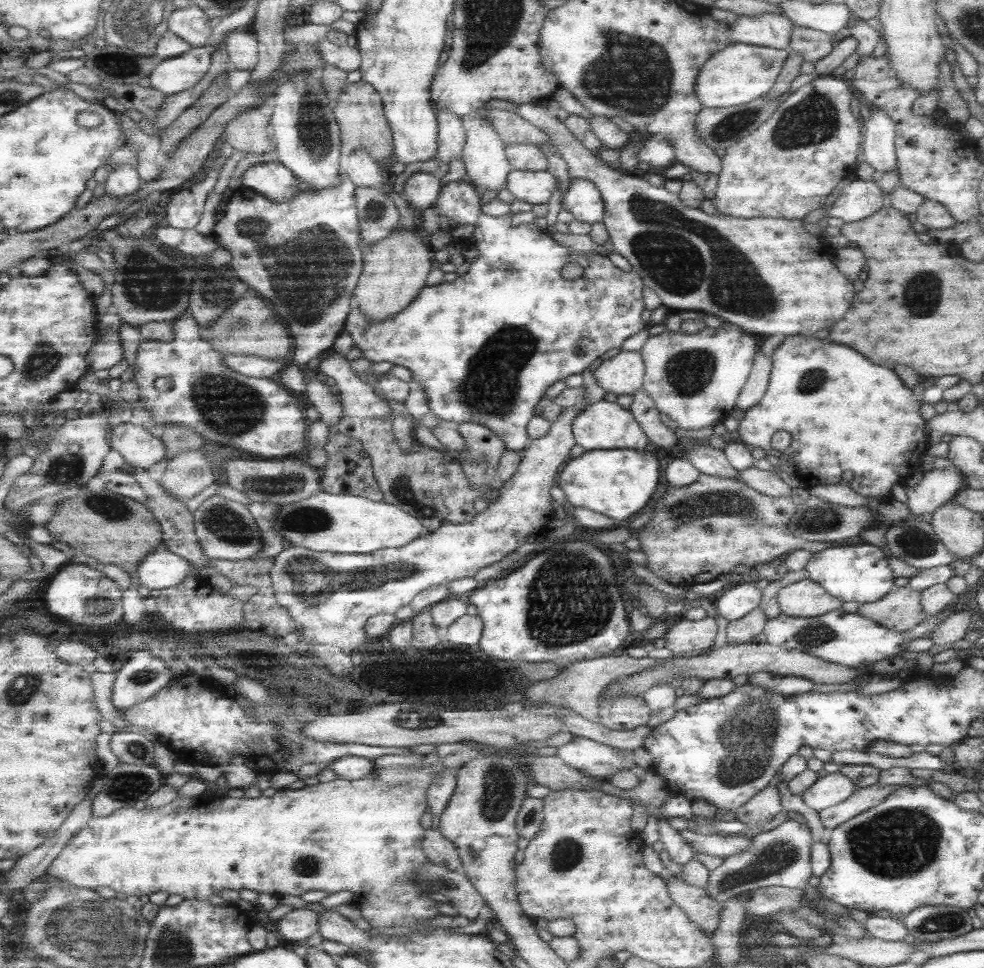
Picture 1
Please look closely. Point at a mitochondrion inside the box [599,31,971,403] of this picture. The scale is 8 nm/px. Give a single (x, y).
(681, 254)

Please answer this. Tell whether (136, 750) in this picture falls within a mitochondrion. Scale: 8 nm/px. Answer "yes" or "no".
yes

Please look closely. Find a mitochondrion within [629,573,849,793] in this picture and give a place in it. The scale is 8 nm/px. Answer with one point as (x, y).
(744, 740)

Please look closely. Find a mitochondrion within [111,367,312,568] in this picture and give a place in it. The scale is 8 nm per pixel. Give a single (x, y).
(228, 407)

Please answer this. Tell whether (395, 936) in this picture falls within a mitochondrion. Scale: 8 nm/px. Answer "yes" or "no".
no

